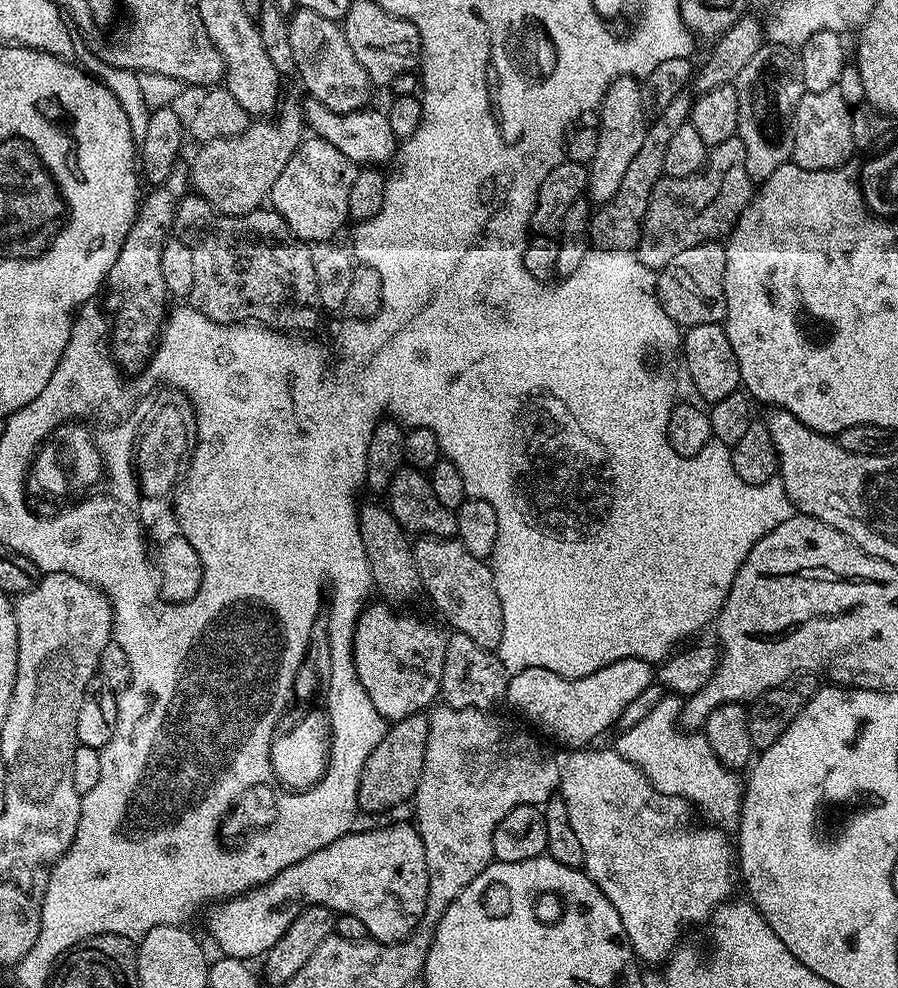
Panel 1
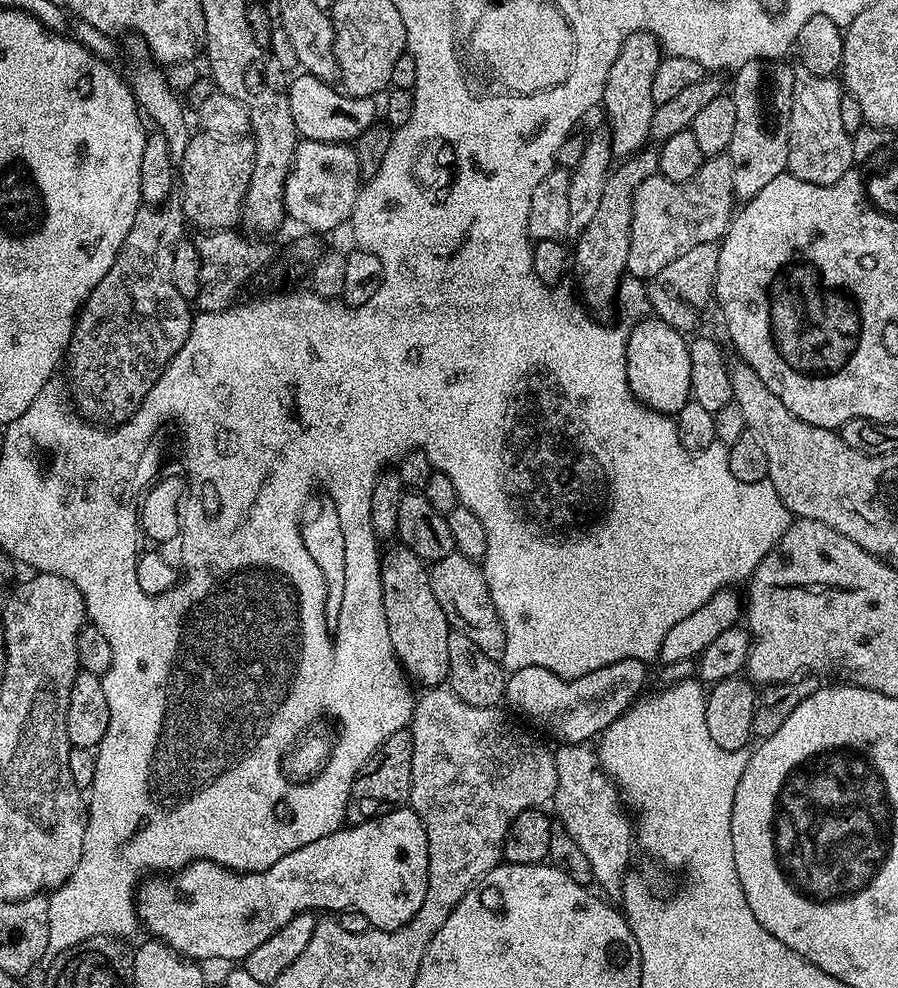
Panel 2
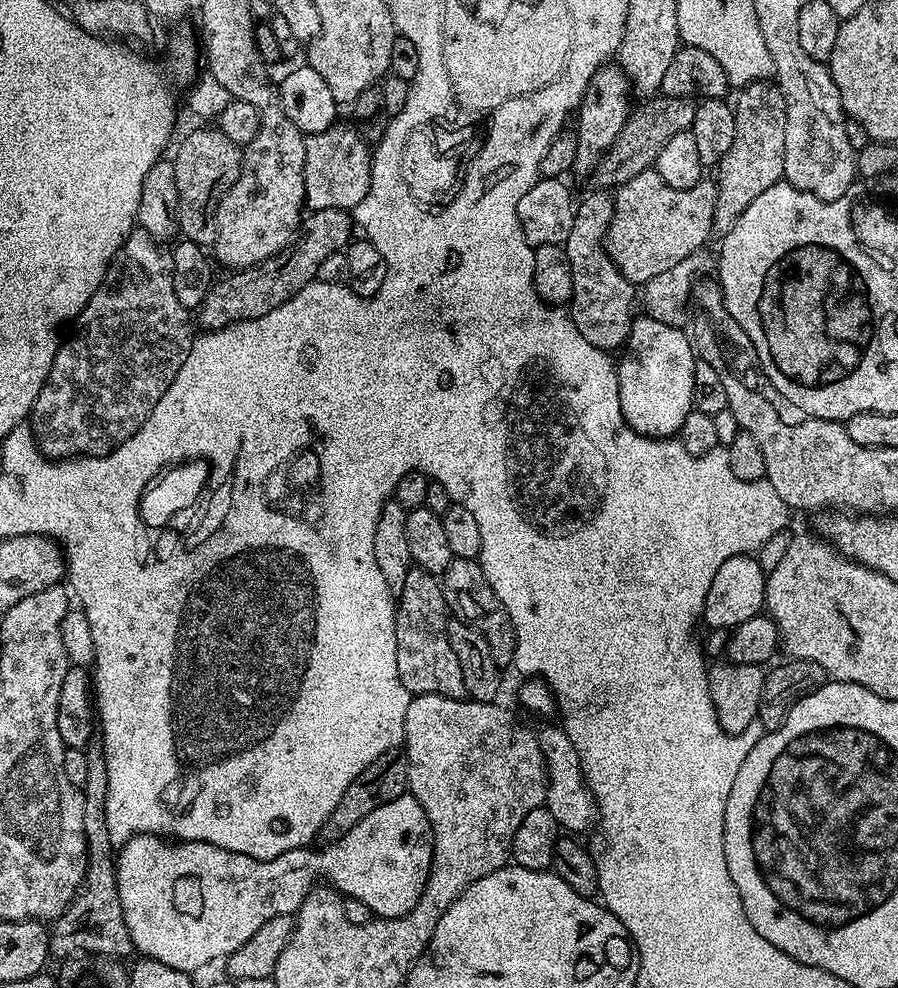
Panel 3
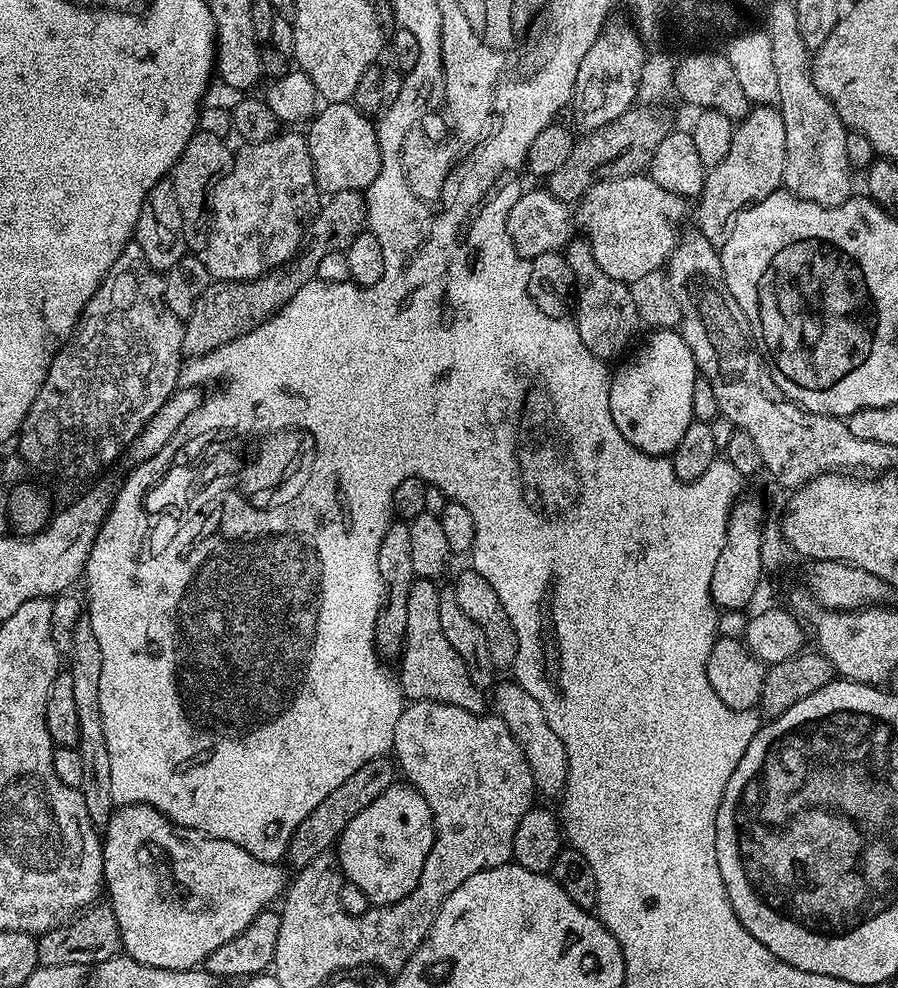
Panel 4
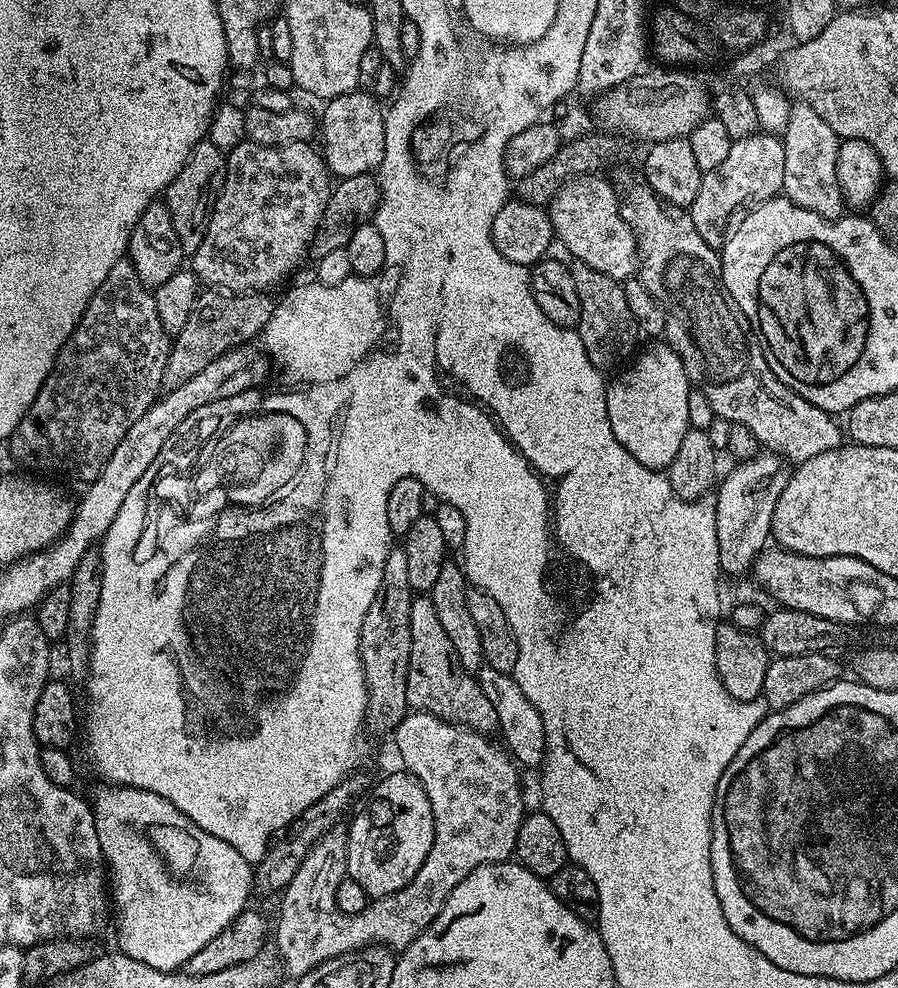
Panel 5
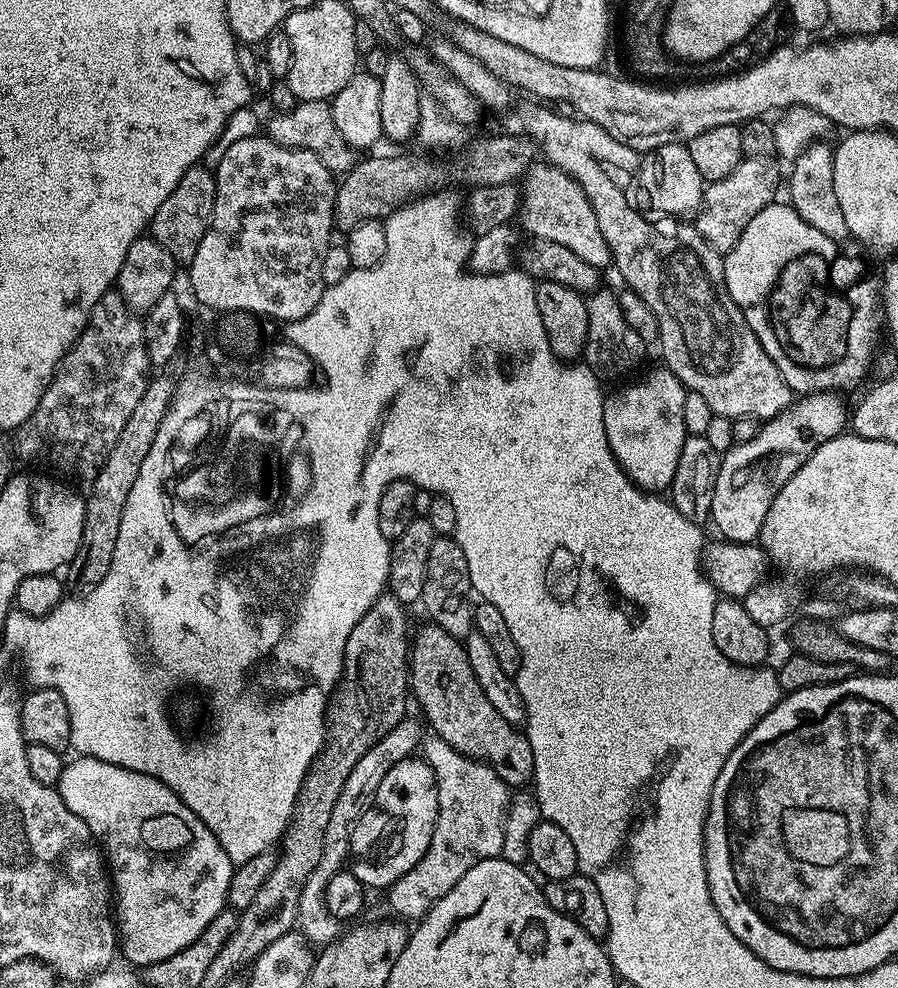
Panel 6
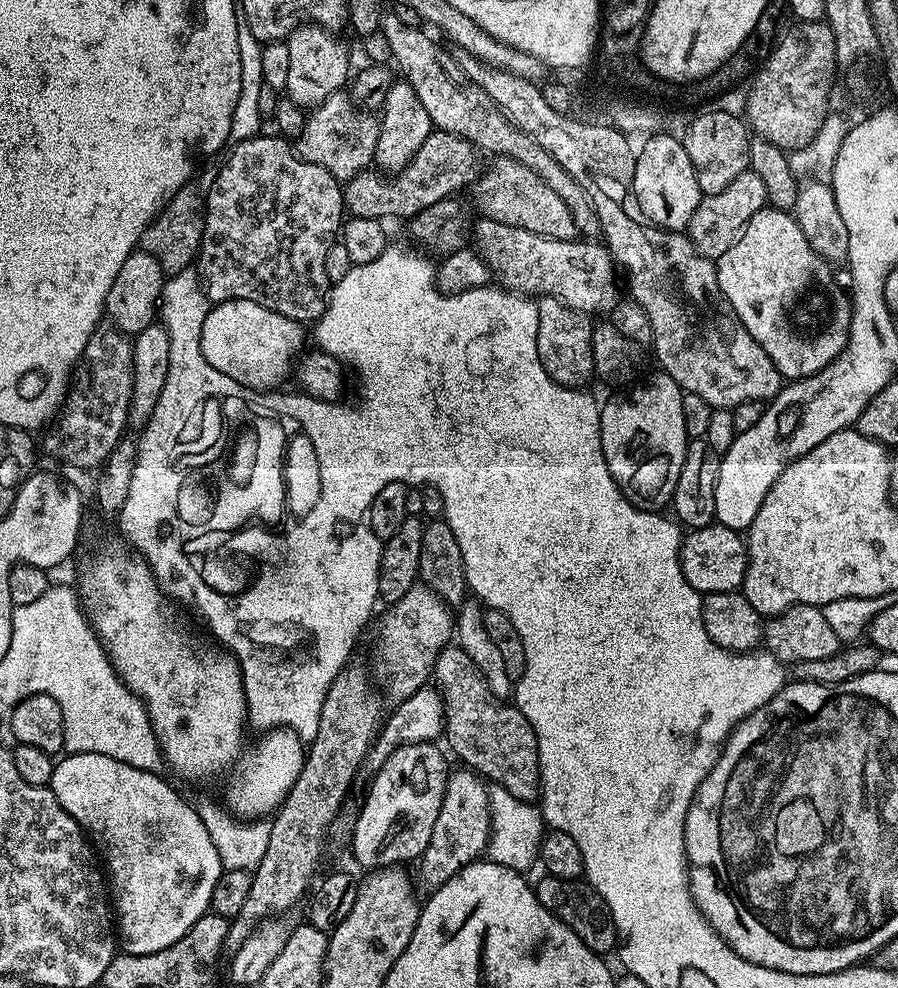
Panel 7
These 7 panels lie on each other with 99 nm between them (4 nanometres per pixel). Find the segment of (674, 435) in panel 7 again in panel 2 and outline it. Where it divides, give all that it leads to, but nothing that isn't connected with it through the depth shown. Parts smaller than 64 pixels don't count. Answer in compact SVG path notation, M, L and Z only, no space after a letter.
M640 318L636 325L627 329L626 374L633 394L647 408L655 412L675 414L688 403L692 394L690 382L689 341L677 328L671 328L665 320Z

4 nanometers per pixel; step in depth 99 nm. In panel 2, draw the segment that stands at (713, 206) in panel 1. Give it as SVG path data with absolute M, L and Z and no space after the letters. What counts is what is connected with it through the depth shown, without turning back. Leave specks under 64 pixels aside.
M726 154L707 157L698 174L681 184L670 182L659 174L646 178L646 182L634 190L632 199L627 275L651 281L652 277L666 270L674 258L682 258L686 250L723 240L737 204L734 166Z

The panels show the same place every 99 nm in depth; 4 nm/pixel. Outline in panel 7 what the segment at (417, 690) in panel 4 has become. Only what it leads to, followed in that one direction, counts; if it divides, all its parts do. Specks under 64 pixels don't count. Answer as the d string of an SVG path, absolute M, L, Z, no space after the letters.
M458 646L440 650L431 679L444 707L443 735L448 736L459 763L489 781L496 780L492 782L514 794L514 798L535 801L540 794L540 763L530 722L511 703L499 700L488 689L482 674L478 674L478 666L470 662L470 654Z

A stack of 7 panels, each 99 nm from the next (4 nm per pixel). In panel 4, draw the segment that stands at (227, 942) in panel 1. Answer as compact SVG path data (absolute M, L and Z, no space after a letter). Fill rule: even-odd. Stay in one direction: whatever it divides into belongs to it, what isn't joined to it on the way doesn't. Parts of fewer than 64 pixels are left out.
M397 782L391 784L374 802L370 802L370 806L366 806L366 810L362 810L362 814L350 822L350 826L346 826L338 841L338 868L344 871L343 879L347 883L358 886L358 890L366 894L369 905L396 906L420 885L433 842L435 826L427 798L416 787ZM149 804L117 807L108 820L108 827L103 829L102 847L106 900L114 910L114 918L118 918L123 951L155 968L177 972L203 965L206 957L242 934L258 913L275 905L272 903L276 899L277 903L286 892L286 880L284 882L279 863L254 858L254 854L241 845L207 834L181 834L177 825Z

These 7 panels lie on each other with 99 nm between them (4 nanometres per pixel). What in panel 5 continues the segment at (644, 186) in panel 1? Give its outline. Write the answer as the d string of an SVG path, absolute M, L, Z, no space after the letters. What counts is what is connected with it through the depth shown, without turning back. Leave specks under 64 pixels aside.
M579 262L573 263L570 271L574 278L574 286L578 289L578 331L582 338L582 346L586 350L586 358L590 358L595 368L619 369L637 351L636 336L638 337L634 314L630 314L630 306L626 303L623 283Z

